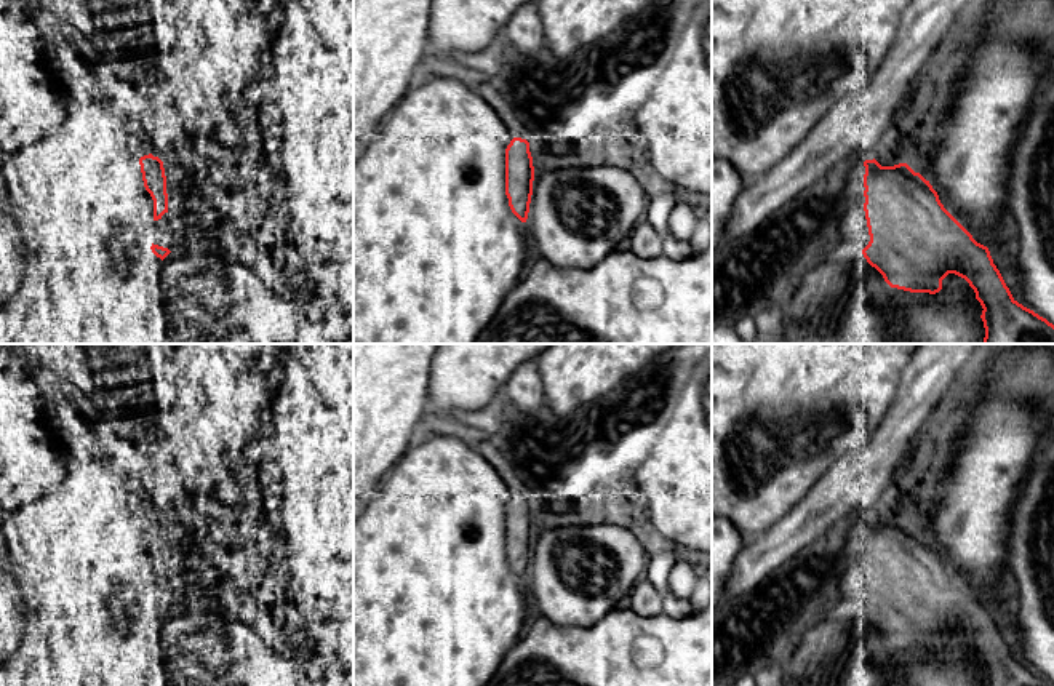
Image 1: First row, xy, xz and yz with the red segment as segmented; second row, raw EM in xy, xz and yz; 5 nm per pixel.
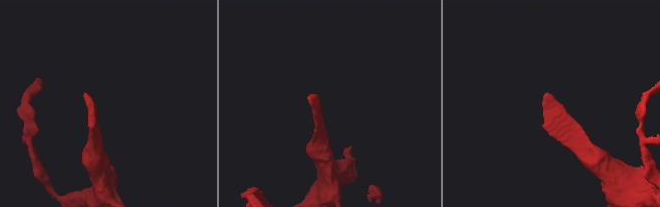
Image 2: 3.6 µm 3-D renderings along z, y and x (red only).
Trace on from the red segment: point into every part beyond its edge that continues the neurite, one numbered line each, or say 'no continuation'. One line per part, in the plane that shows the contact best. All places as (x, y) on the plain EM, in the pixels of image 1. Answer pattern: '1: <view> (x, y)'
1: yz (854, 586)

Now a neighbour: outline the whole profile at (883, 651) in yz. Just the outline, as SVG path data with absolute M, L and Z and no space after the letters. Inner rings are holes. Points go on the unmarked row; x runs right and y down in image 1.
M870 625L868 643L878 662L894 665L894 648L884 640L883 633Z

